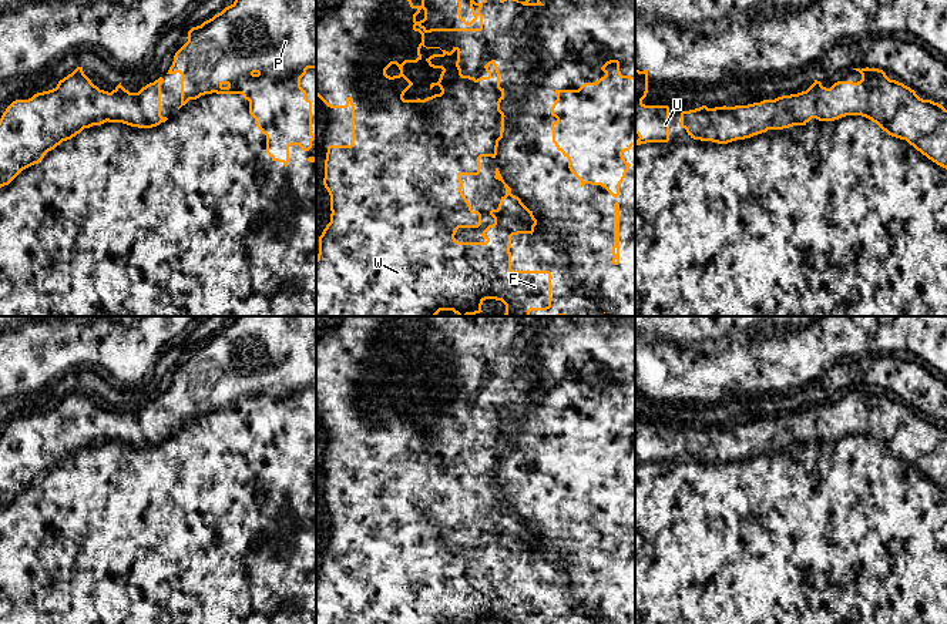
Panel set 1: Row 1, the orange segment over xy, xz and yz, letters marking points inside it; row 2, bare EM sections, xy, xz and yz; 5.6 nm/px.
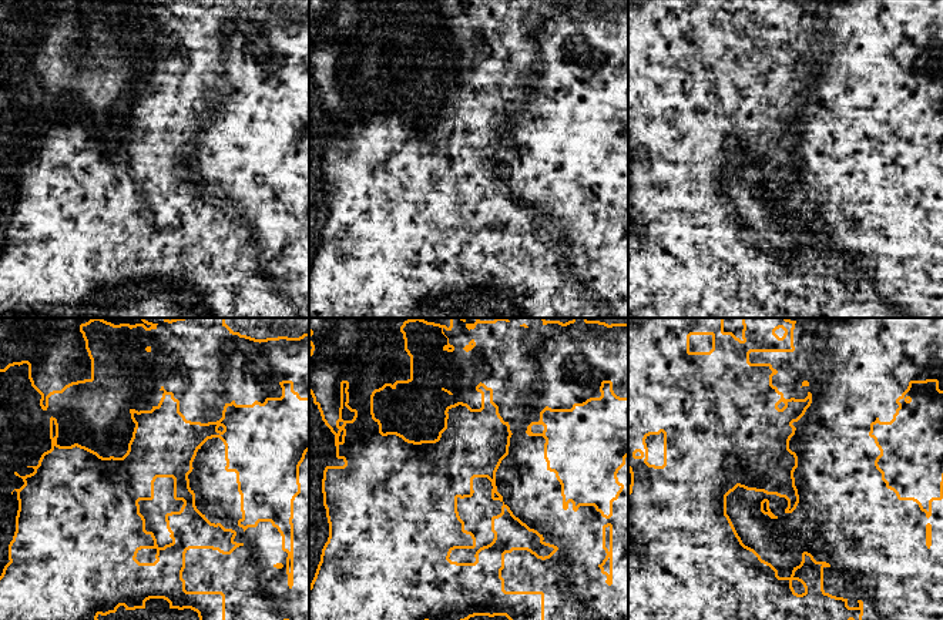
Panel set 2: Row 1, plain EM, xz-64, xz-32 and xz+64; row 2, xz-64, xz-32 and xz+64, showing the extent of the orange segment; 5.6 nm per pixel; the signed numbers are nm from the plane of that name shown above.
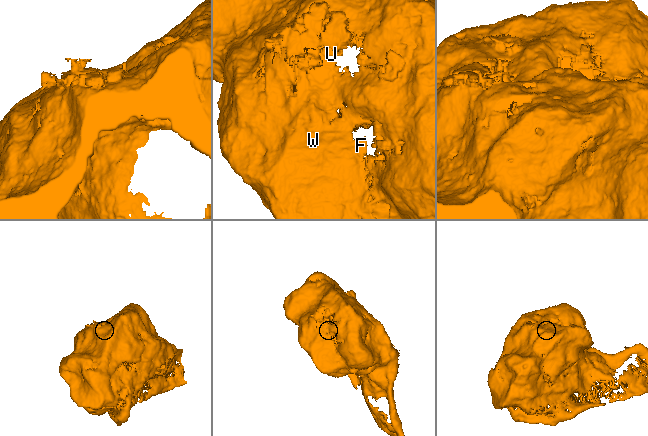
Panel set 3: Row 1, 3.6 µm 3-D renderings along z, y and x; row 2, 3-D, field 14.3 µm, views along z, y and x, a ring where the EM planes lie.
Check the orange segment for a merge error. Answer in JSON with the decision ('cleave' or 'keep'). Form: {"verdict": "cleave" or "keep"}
{"verdict": "keep"}

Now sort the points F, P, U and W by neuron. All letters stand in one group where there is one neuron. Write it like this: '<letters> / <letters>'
F P U W

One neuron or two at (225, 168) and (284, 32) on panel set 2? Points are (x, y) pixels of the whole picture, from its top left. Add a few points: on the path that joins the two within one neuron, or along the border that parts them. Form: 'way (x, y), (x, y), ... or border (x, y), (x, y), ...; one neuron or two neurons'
way (259, 134), (284, 110), (284, 66); one neuron

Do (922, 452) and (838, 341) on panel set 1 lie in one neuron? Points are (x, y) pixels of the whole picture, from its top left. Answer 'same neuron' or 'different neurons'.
different neurons

